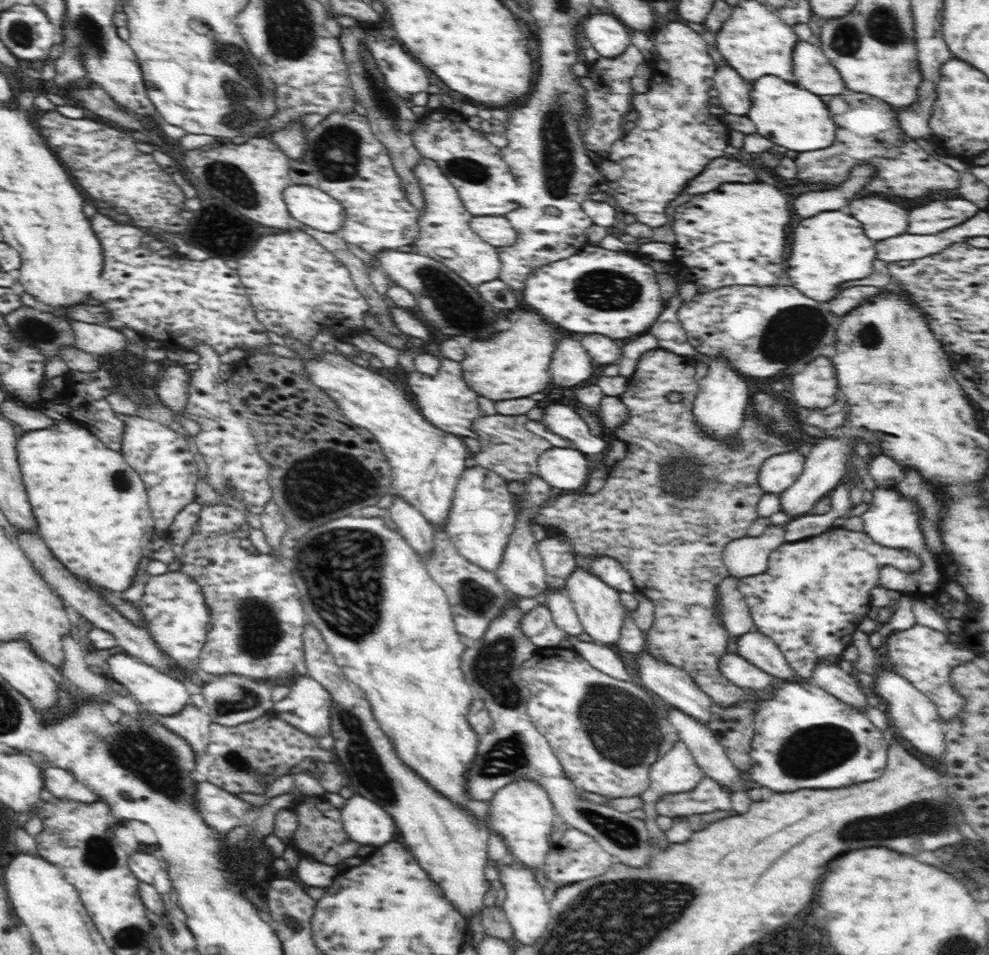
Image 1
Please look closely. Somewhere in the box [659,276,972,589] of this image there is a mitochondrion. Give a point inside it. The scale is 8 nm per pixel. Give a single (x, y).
(791, 331)

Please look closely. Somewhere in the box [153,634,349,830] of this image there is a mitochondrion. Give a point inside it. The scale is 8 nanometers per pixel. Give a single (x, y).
(244, 699)

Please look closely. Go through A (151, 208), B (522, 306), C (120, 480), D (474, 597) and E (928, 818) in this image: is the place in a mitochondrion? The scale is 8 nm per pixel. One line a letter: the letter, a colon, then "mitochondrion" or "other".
A: other
B: other
C: mitochondrion
D: mitochondrion
E: mitochondrion

